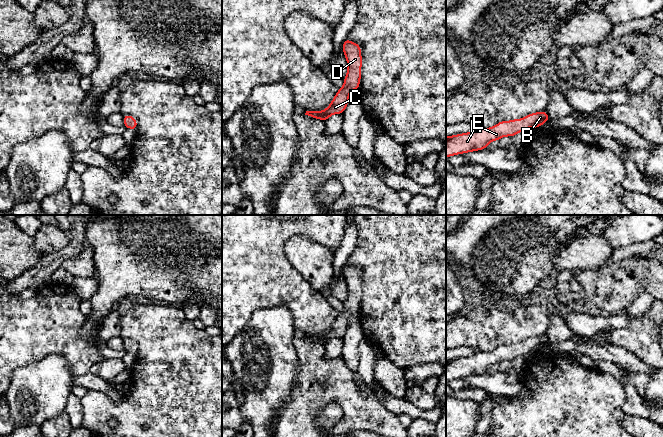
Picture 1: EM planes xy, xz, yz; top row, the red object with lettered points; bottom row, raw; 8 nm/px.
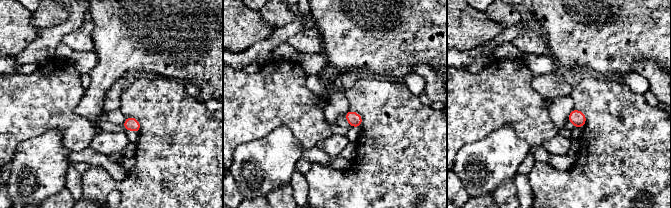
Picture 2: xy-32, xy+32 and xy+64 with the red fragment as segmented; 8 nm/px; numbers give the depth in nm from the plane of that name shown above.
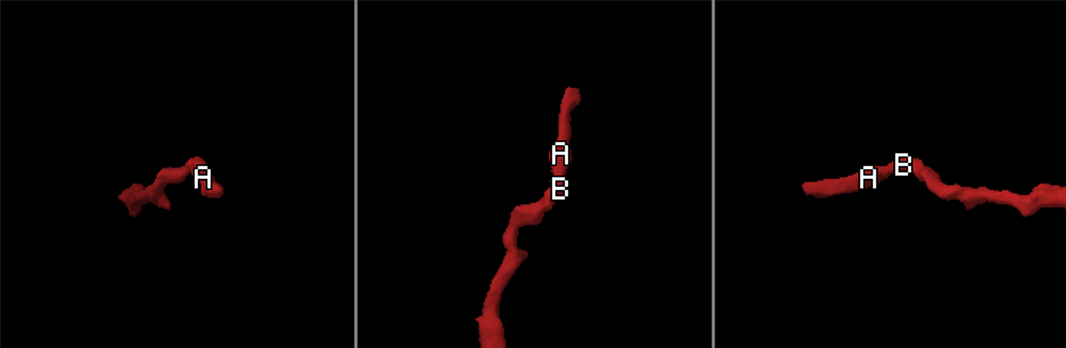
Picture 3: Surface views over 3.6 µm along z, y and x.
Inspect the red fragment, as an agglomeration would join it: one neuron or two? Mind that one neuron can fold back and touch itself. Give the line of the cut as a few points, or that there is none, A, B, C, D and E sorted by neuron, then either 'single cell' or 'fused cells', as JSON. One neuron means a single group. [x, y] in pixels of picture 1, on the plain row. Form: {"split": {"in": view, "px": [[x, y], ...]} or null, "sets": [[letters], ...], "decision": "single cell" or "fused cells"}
{"split": null, "sets": [["A", "B", "C", "D", "E"]], "decision": "single cell"}

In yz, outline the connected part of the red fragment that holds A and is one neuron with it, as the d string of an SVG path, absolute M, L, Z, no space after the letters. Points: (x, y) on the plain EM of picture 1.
M546 335L531 337L523 343L513 343L510 345L501 345L491 352L477 352L469 357L457 358L454 360L446 360L446 381L457 378L469 377L487 372L488 368L505 360L513 361L524 355L526 352L537 352L542 350L546 345L550 344Z

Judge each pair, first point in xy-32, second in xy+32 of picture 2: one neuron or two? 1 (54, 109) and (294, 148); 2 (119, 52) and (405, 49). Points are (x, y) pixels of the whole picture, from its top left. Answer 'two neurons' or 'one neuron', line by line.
1: two neurons
2: one neuron

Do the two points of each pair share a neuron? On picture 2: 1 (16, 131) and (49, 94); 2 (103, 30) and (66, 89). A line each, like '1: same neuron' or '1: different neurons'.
1: same neuron
2: different neurons

